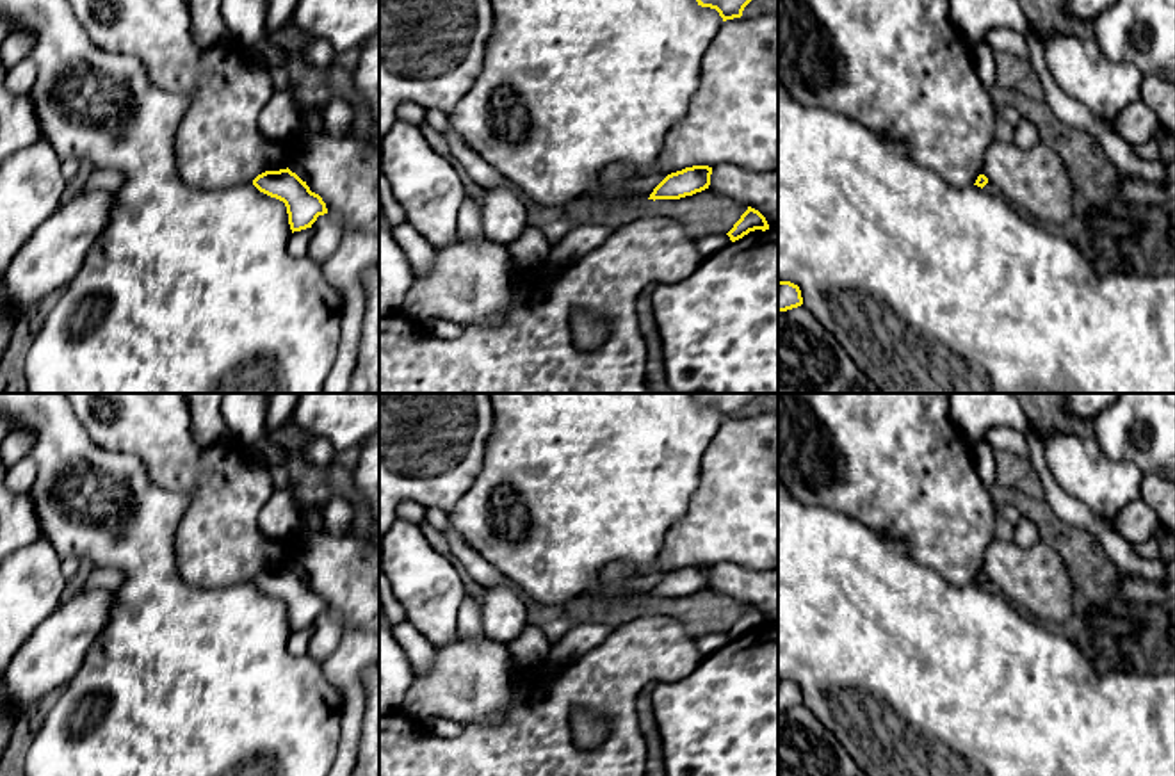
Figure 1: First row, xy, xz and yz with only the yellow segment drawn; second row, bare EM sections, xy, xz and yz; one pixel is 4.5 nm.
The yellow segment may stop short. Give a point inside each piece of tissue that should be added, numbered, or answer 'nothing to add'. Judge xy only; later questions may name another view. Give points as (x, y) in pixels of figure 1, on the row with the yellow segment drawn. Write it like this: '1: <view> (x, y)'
nothing to add

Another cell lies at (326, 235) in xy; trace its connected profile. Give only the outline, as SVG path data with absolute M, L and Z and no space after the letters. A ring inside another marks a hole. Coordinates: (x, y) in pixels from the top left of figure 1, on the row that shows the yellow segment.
M324 214L312 224L313 235L308 244L306 256L322 265L340 244L340 224L335 217Z

